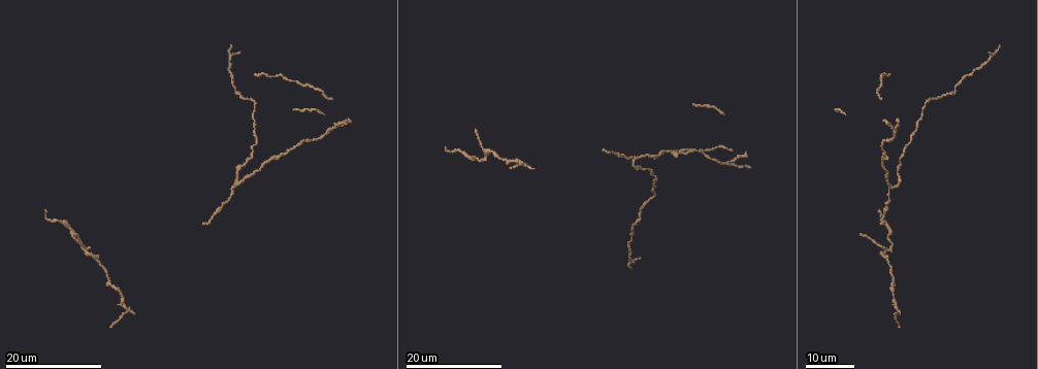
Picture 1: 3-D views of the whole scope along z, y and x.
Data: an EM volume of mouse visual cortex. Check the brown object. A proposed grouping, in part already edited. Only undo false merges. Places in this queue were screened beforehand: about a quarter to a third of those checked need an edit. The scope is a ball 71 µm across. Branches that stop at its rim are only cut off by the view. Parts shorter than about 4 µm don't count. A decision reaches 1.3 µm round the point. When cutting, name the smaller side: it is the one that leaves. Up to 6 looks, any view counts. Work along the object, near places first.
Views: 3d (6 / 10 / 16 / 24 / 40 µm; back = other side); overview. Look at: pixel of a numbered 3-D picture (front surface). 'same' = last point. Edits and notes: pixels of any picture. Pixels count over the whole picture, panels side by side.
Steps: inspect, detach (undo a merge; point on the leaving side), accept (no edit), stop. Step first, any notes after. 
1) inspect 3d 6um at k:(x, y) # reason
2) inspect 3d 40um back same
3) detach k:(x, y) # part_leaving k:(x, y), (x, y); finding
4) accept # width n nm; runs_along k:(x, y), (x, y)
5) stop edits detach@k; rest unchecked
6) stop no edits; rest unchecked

inspect 3d 16um at 1:(125, 306) # calibre changes

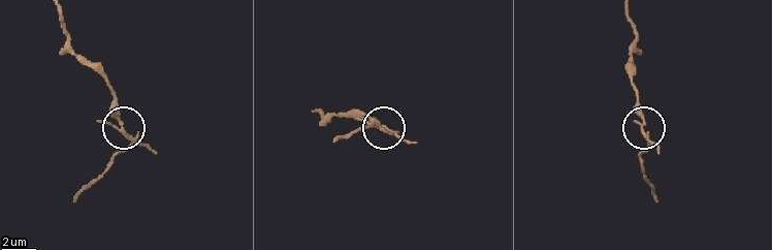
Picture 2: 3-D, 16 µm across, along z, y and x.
inspect 3d 10um at 2:(123, 132) # zoom in

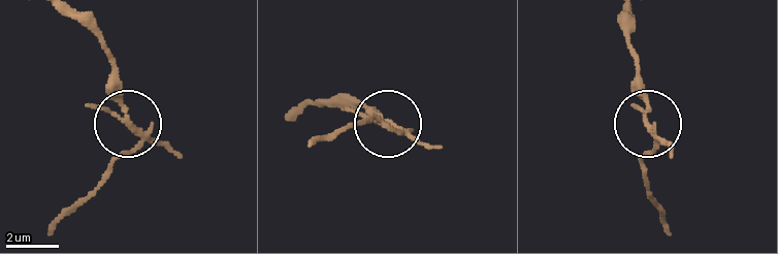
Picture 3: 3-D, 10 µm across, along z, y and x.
inspect 3d 10um back at 3:(647, 124)

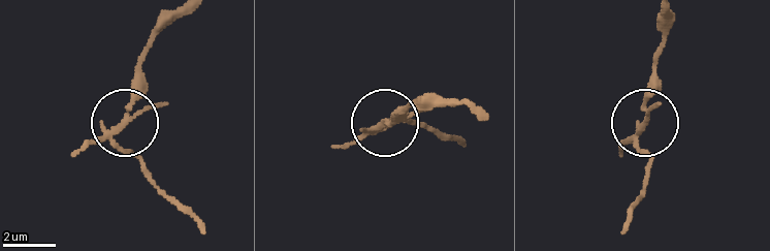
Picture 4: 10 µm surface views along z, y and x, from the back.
detach 4:(131, 100) # arms 3; part_leaving 4:(115, 129), (141, 52), (186, 11); a second neuron is stuck on

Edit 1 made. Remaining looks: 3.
inspect 3d 16um at 1:(953, 92) # calibre changes

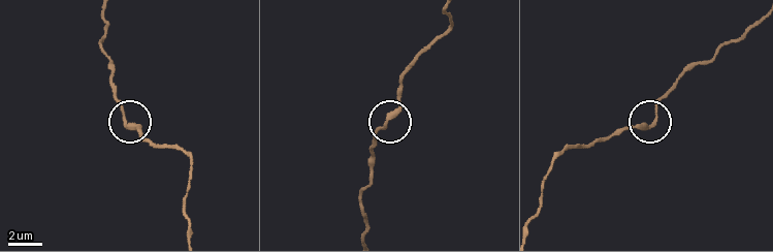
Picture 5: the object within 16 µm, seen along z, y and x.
inspect 3d 10um at 5:(652, 125)

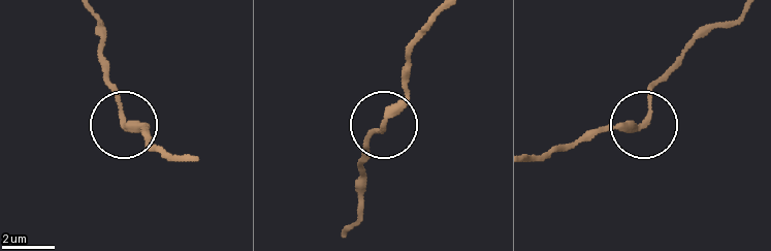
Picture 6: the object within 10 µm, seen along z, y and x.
accept # width 270 nm; runs_along 6:(535, 159), (639, 123), (666, 68); continuous, no second neuron

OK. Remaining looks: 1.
stop edits detach@4; rest unchecked

